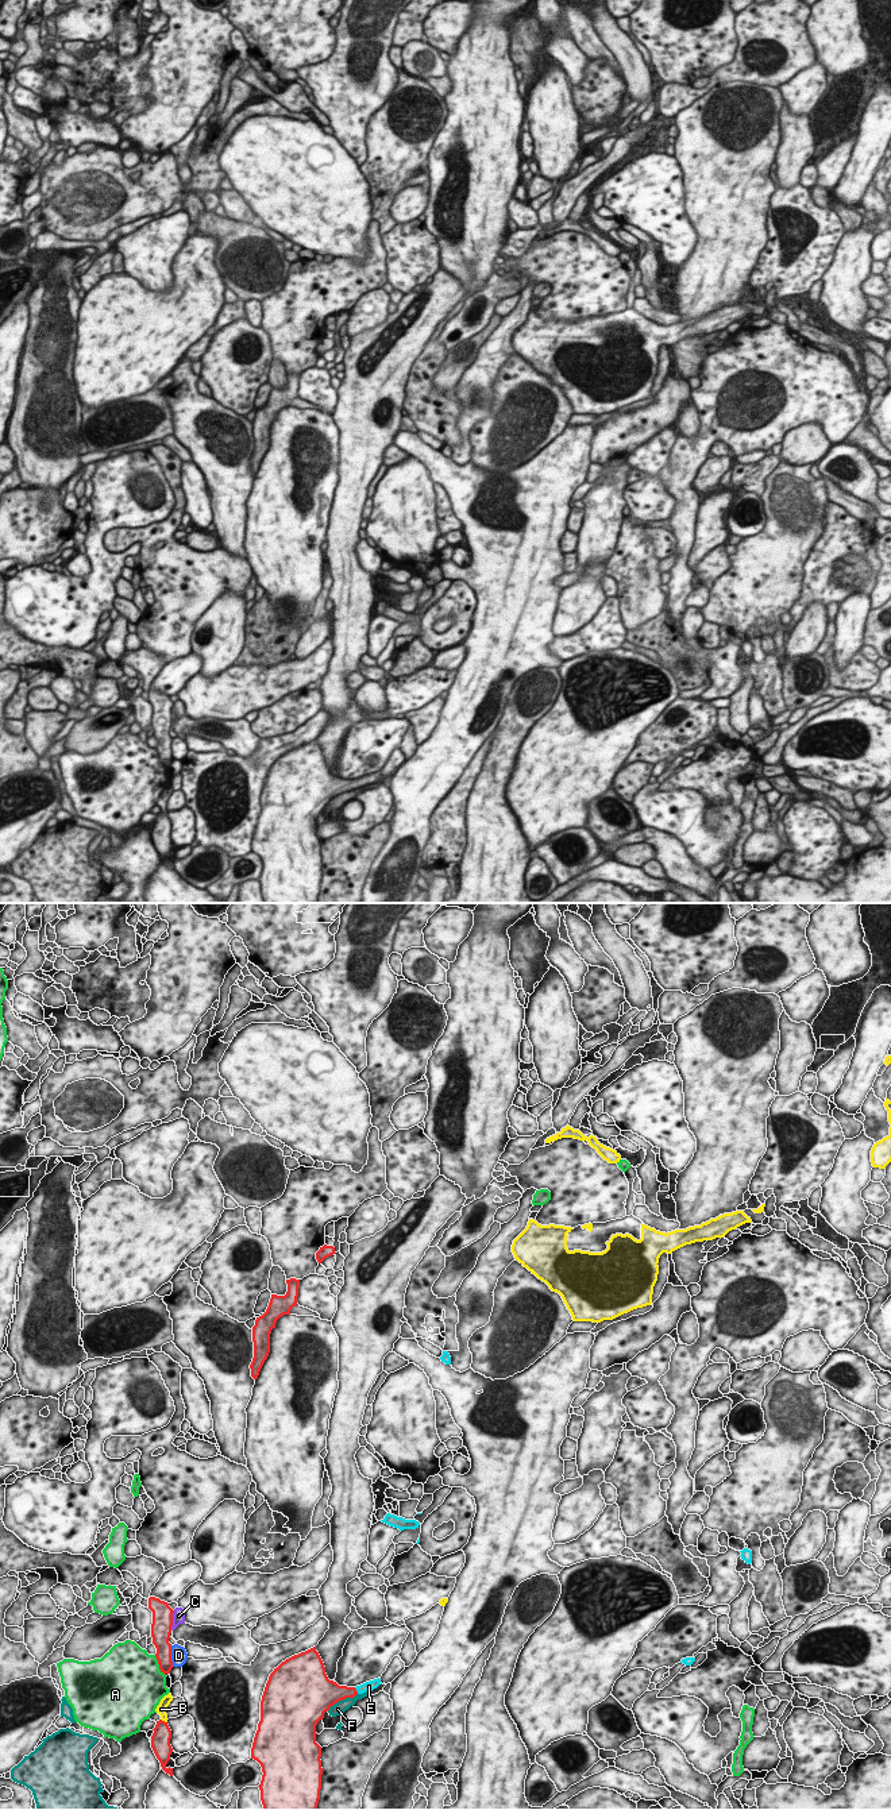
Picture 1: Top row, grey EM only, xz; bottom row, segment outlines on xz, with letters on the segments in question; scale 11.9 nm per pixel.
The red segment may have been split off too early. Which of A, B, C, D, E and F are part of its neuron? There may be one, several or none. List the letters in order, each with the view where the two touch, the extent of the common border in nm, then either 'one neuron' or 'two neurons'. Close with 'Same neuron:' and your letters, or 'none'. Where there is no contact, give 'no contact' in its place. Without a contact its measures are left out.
A: meets red in xz; contact 280 nm long; two neurons
B: meets red in xz; contact 100 nm long; two neurons
C: meets red in xz; contact 240 nm long; two neurons
D: meets red in xz; contact 260 nm long; two neurons
E: meets red in xz; contact 100 nm long; one neuron
F: meets red in xz; contact 440 nm long; two neurons
Same neuron: E

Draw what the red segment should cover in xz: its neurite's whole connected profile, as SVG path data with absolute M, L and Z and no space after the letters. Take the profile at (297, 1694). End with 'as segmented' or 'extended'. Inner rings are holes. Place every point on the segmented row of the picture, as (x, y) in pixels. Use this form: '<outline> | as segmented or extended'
M316 1647L274 1668L251 1748L263 1772L258 1787L265 1810L317 1810L323 1768L316 1725L339 1701L379 1684L379 1678L356 1687L329 1680Z | extended

